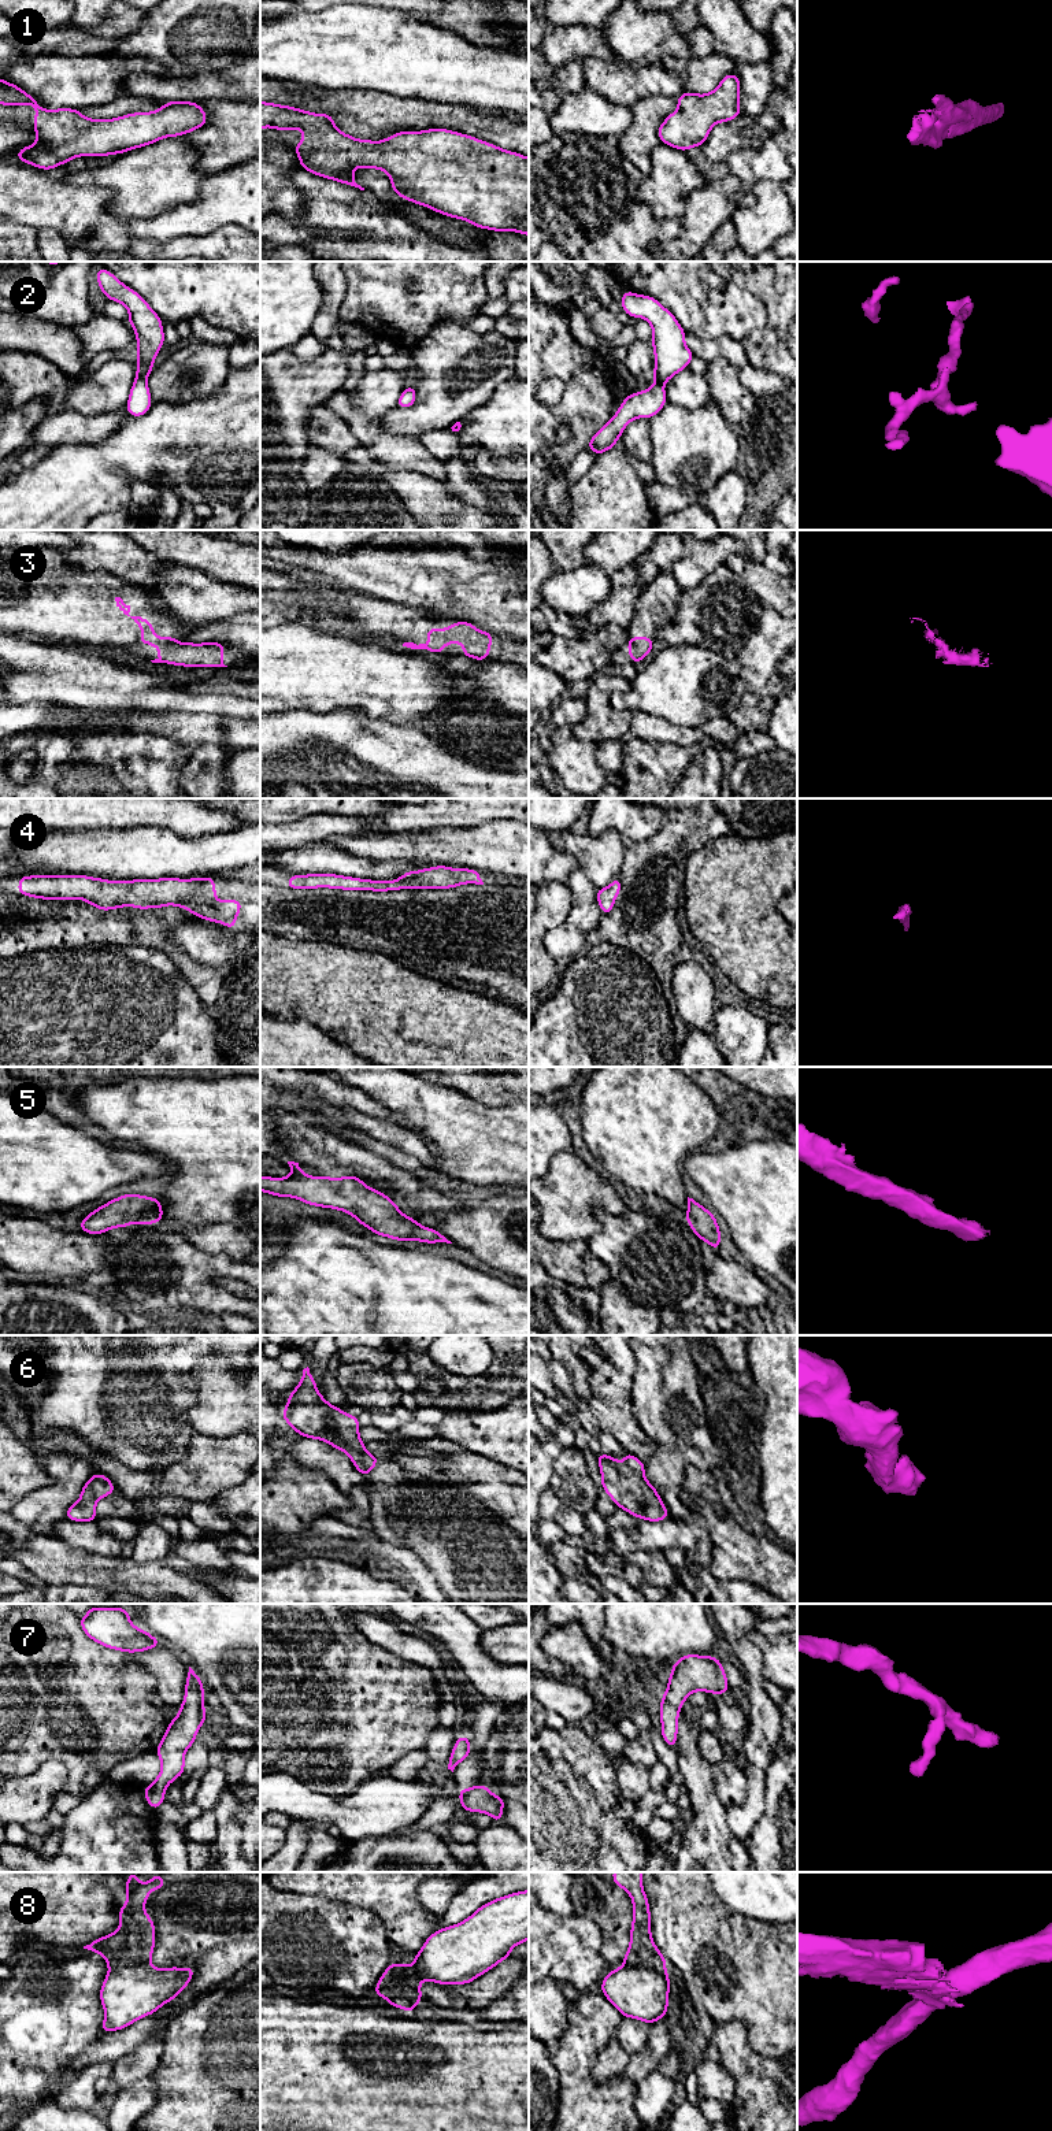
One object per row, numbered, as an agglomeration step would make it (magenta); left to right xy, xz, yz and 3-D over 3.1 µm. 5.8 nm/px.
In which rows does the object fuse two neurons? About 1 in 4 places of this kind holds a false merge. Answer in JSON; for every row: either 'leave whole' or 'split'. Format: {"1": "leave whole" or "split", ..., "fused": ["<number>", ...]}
{"1": "leave whole", "2": "leave whole", "3": "leave whole", "4": "leave whole", "5": "leave whole", "6": "leave whole", "7": "leave whole", "8": "split", "fused": ["8"]}

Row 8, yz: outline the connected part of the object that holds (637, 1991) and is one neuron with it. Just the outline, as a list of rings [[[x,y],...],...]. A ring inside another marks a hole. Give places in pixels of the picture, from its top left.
[[[627,1964],[611,1969],[601,1982],[601,1993],[623,2017],[648,2024],[666,2017],[670,1987],[667,1974]]]

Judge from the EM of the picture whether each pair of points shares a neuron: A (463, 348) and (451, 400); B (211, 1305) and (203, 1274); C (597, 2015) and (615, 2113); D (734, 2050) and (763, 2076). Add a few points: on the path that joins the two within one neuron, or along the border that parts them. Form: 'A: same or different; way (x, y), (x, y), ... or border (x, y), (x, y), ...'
A: same; way (463, 360), (462, 369), (452, 378), (452, 388)
B: same; way (208, 1297), (203, 1292), (203, 1282)
C: same; way (584, 2039), (584, 2076), (585, 2085), (591, 2090)
D: same; way (741, 2057), (756, 2072)

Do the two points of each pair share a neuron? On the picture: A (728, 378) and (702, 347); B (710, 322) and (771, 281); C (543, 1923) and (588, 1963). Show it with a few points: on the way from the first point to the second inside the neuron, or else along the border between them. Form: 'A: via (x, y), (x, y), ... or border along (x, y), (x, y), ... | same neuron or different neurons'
A: border along (707, 362), (726, 359), (737, 370) | different neurons
B: border along (723, 280), (762, 301), (767, 312), (765, 325) | different neurons
C: via (554, 1930), (577, 1953) | same neuron

